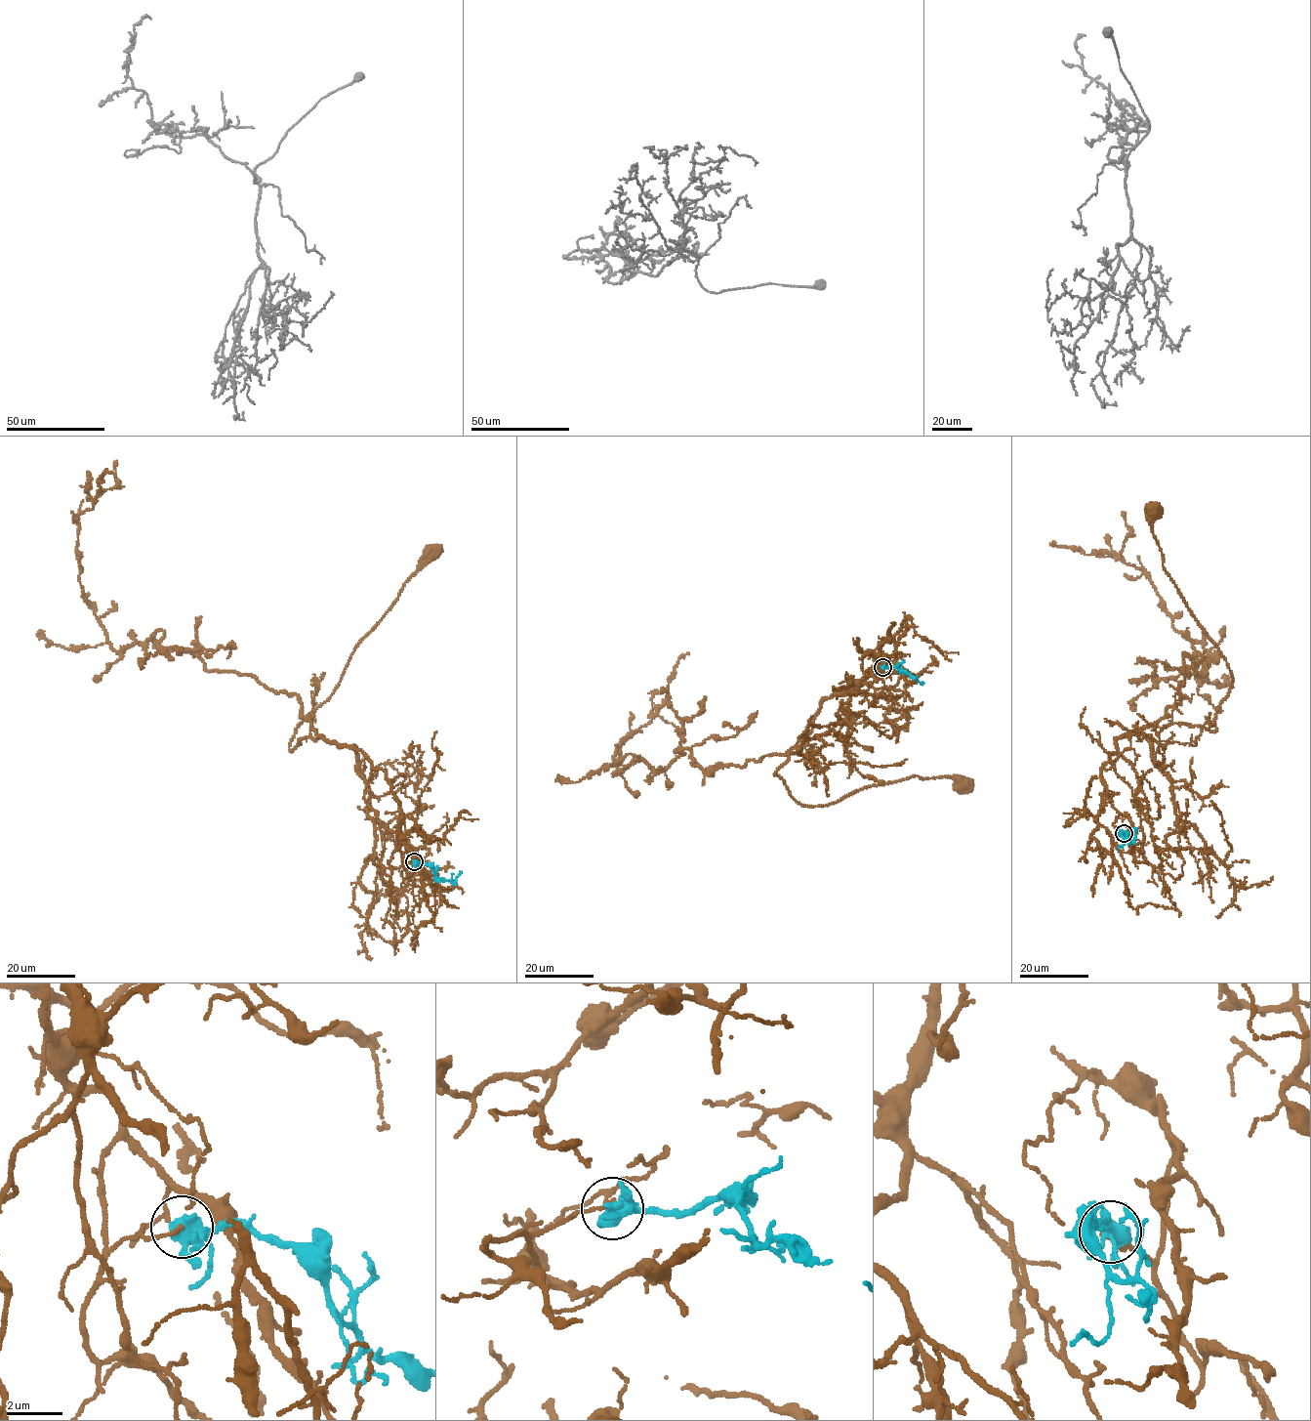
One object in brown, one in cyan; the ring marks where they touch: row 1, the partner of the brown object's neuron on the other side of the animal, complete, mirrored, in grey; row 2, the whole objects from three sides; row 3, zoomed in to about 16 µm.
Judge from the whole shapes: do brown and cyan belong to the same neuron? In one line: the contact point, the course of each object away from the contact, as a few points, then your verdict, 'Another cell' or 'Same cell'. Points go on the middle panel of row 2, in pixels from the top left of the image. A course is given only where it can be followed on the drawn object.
Place: (882, 667). Course of brown: (881, 666), (824, 698), (774, 774), (818, 807), (914, 775), (963, 785). Course of cyan: (882, 666), (896, 665), (901, 671), (923, 683). Another cell

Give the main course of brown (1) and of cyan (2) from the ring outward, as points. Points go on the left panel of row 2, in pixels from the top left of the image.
1: (413, 862), (405, 863), (400, 805), (386, 773), (321, 737), (291, 751), (289, 744), (433, 553)
2: (414, 861), (425, 862), (438, 878), (453, 883), (461, 871)

